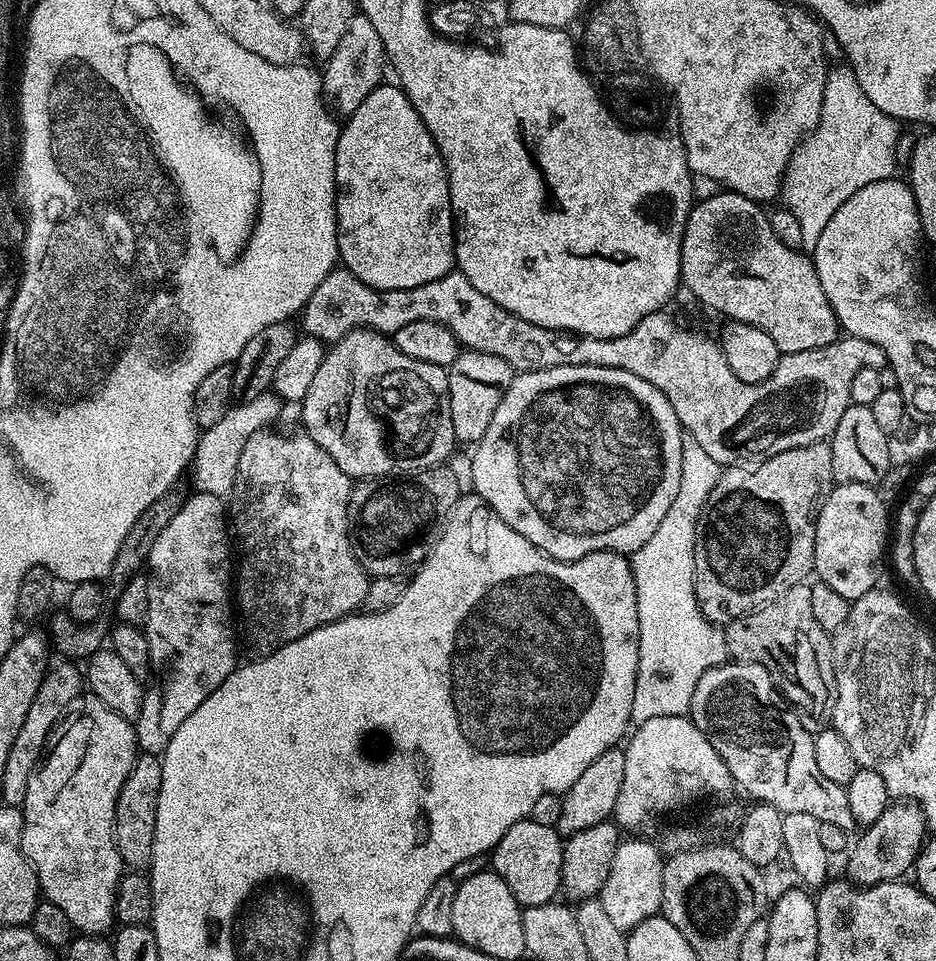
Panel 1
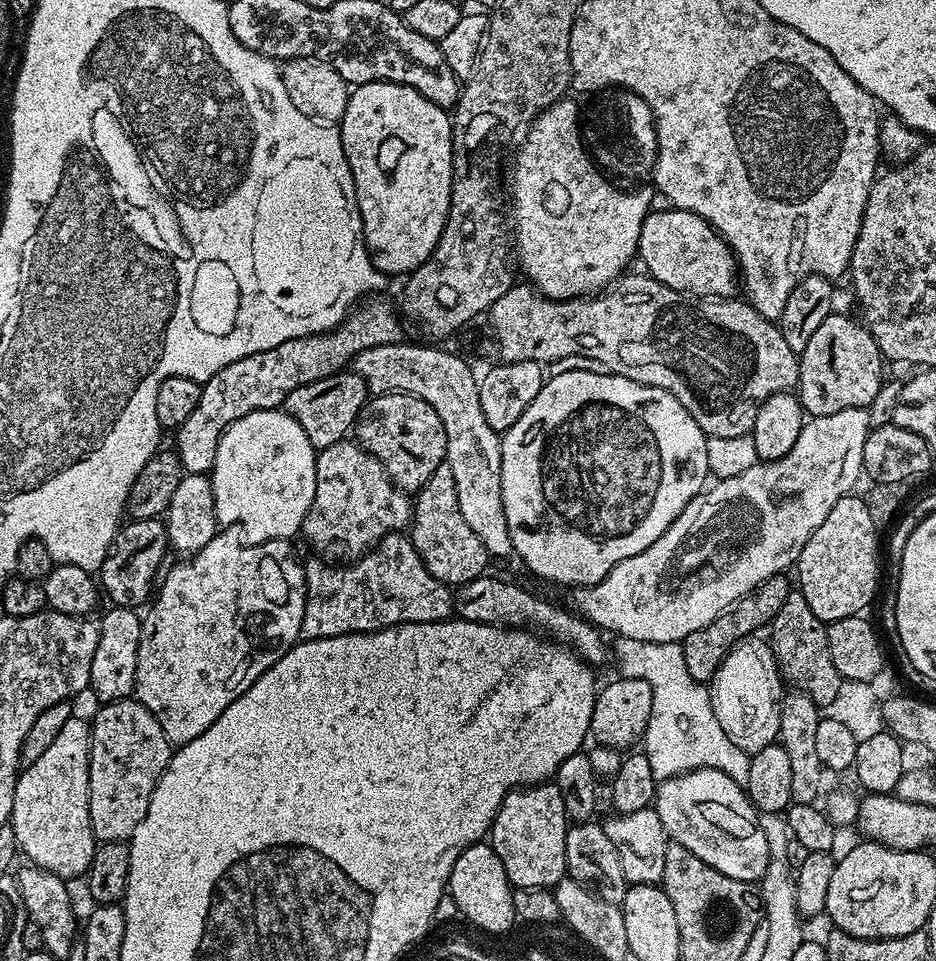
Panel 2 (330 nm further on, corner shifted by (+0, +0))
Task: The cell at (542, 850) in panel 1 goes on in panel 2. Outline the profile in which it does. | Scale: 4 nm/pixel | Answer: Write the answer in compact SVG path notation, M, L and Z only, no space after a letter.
M555 782L521 786L506 794L492 823L490 843L513 889L555 889L565 879L568 870L566 834L569 827L566 806L562 806L562 794L558 794Z

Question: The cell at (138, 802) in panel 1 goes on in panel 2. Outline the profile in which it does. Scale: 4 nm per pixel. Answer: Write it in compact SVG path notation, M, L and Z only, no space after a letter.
M135 698L113 700L100 706L96 717L91 717L92 745L90 746L90 826L97 841L114 842L115 840L131 841L134 830L138 830L138 822L146 818L146 810L150 810L150 798L154 794L154 786L162 778L172 758L173 745L168 743L162 726Z

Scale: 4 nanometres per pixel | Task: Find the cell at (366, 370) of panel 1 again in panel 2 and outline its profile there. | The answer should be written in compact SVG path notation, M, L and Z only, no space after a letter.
M391 392L385 396L372 396L356 420L354 439L370 455L378 458L378 462L382 462L386 474L396 483L397 488L409 494L419 493L427 484L428 479L436 475L438 466L445 463L448 455L446 430L442 426L442 418L438 418L436 411L426 402L422 402L422 398L407 396L401 392Z

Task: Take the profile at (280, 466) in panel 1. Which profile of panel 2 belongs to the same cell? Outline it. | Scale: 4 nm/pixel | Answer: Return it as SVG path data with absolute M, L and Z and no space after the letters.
M399 531L389 532L380 539L377 547L347 566L337 566L332 562L319 563L304 564L304 576L308 580L308 597L300 634L305 640L346 636L351 632L379 632L381 628L392 628L396 624L438 622L453 615L453 589L438 578L434 578L430 570L426 570L411 539Z

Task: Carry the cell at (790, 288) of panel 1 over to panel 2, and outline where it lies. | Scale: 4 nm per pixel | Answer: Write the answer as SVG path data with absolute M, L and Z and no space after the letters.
M673 210L670 212L649 211L640 224L638 237L638 259L644 264L647 275L658 282L678 290L686 296L697 298L732 298L738 292L738 265L732 248L720 237L709 220L703 220L693 212Z

